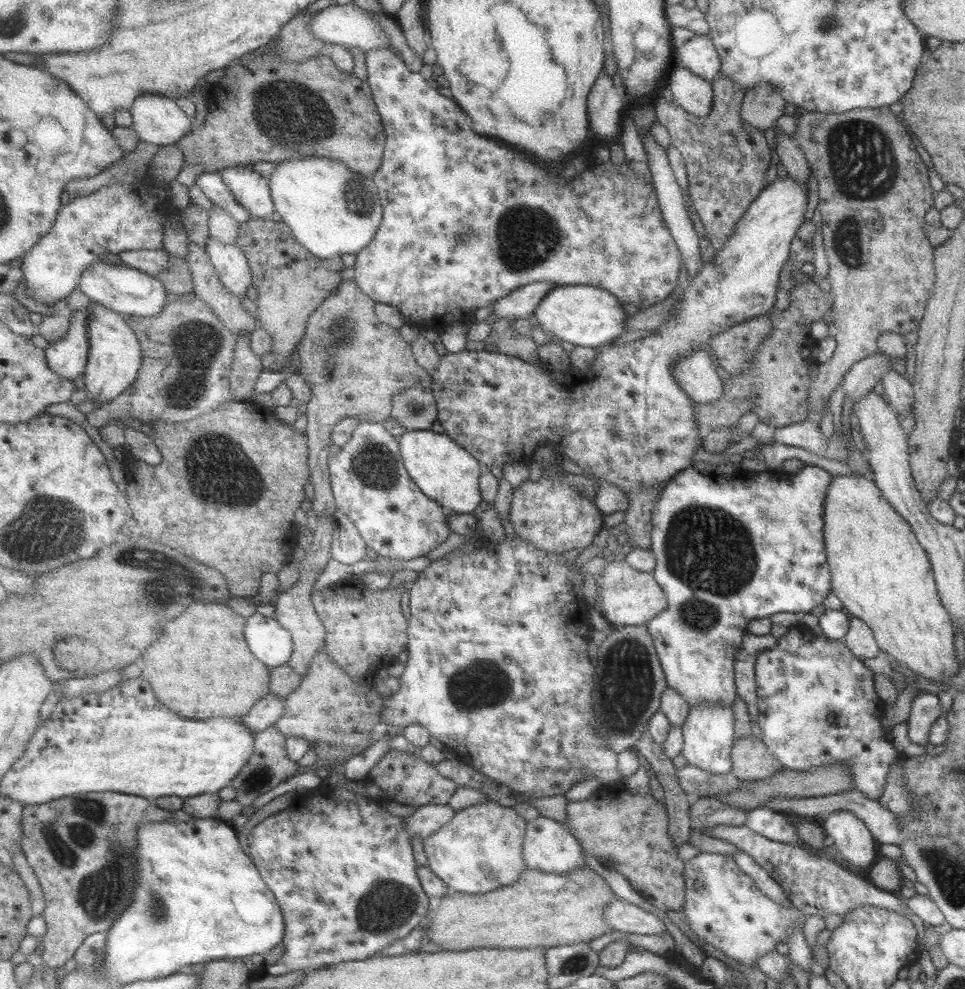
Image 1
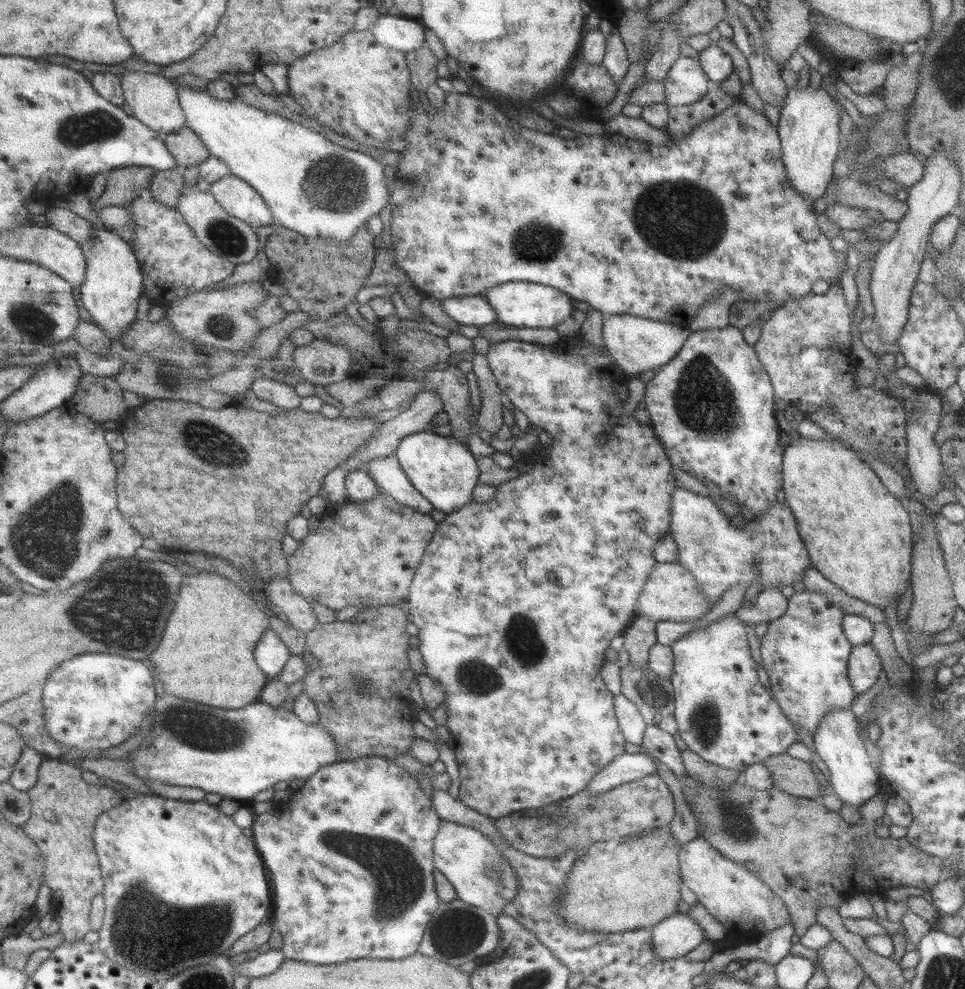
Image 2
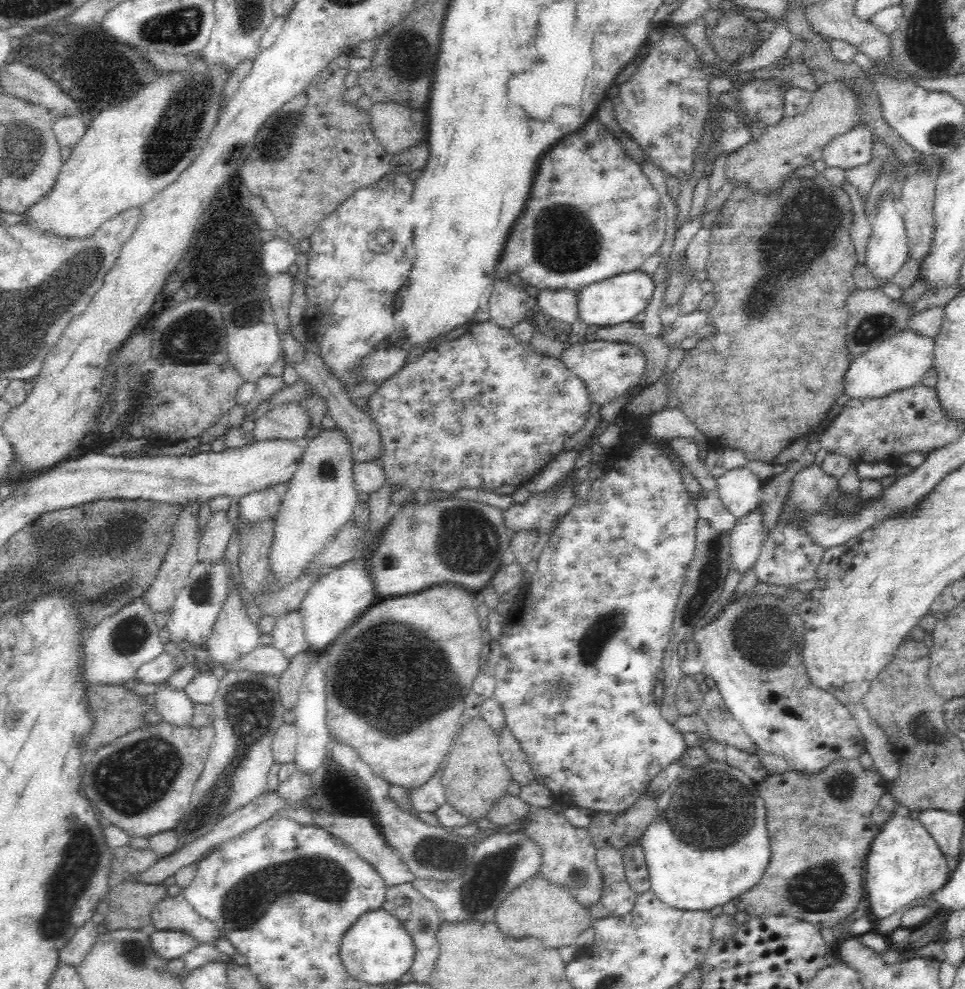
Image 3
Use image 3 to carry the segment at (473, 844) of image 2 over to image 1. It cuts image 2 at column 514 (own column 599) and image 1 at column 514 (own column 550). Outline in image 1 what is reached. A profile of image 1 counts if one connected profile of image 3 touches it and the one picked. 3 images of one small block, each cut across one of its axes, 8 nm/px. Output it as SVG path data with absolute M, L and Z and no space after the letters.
M491 800L457 811L447 826L424 842L427 866L457 893L479 895L511 886L528 869L524 853L527 824L515 808Z

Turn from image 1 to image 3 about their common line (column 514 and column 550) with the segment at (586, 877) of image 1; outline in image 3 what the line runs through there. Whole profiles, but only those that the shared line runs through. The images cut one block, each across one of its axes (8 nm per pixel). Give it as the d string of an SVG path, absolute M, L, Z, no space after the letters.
M534 875L500 903L495 924L508 938L539 938L544 948L558 949L560 946L575 945L580 933L591 925L591 919L590 910L578 904L566 889Z

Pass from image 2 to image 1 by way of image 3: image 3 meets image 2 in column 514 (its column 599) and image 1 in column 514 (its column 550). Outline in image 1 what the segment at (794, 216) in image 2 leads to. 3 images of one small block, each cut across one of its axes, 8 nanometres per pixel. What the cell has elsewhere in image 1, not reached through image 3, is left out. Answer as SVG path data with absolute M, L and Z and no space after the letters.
M387 46L374 48L367 54L368 81L376 99L378 112L386 126L388 141L381 168L373 174L384 206L384 219L374 240L357 253L355 282L359 290L369 294L378 304L391 304L399 308L409 323L421 324L439 331L453 322L471 321L478 308L491 306L495 301L506 298L523 286L541 282L593 286L613 294L620 304L634 305L637 309L645 309L669 299L671 292L675 290L677 275L682 265L680 254L673 237L664 225L653 187L643 177L638 177L626 160L618 165L611 158L603 163L596 163L589 155L583 174L578 174L573 182L567 182L559 174L559 164L543 166L535 162L536 158L529 153L525 154L525 151L509 146L505 141L501 144L501 140L482 134L470 114L467 114L455 99L443 96L432 79L425 78L421 72L411 72L400 55L389 50Z

